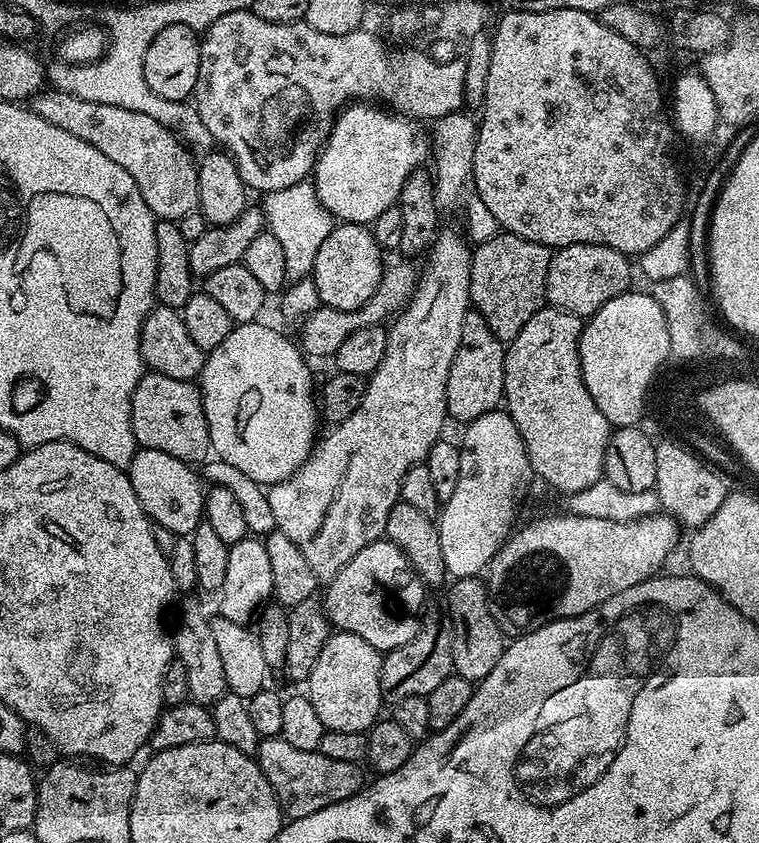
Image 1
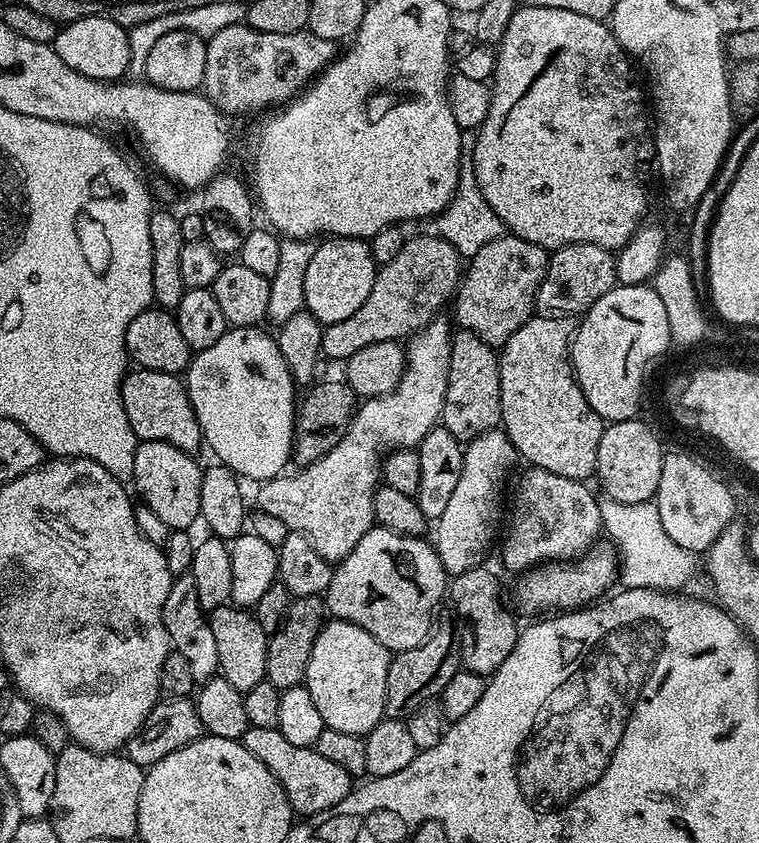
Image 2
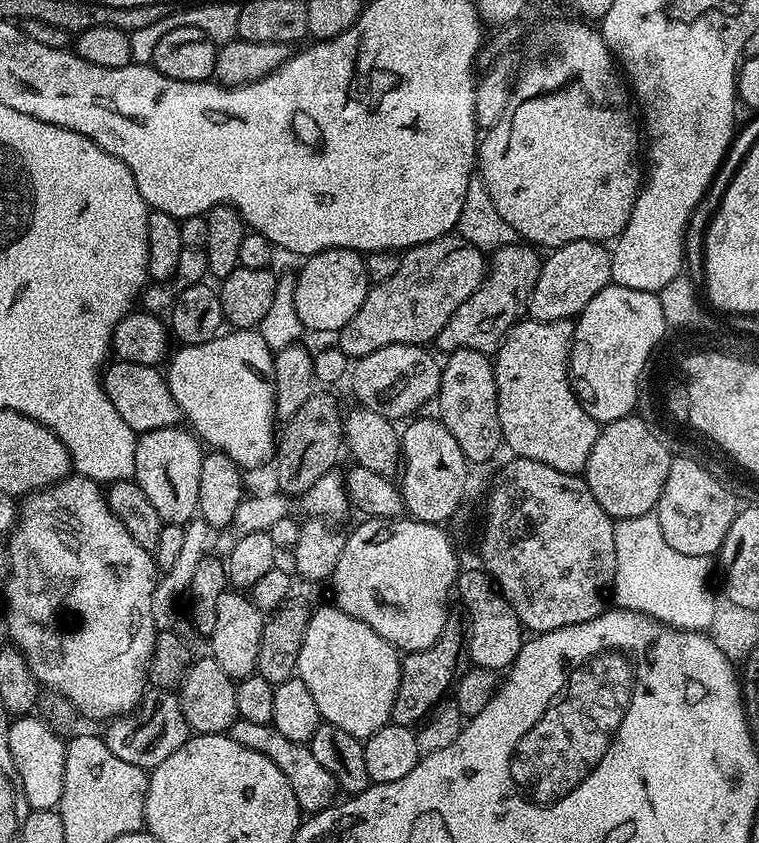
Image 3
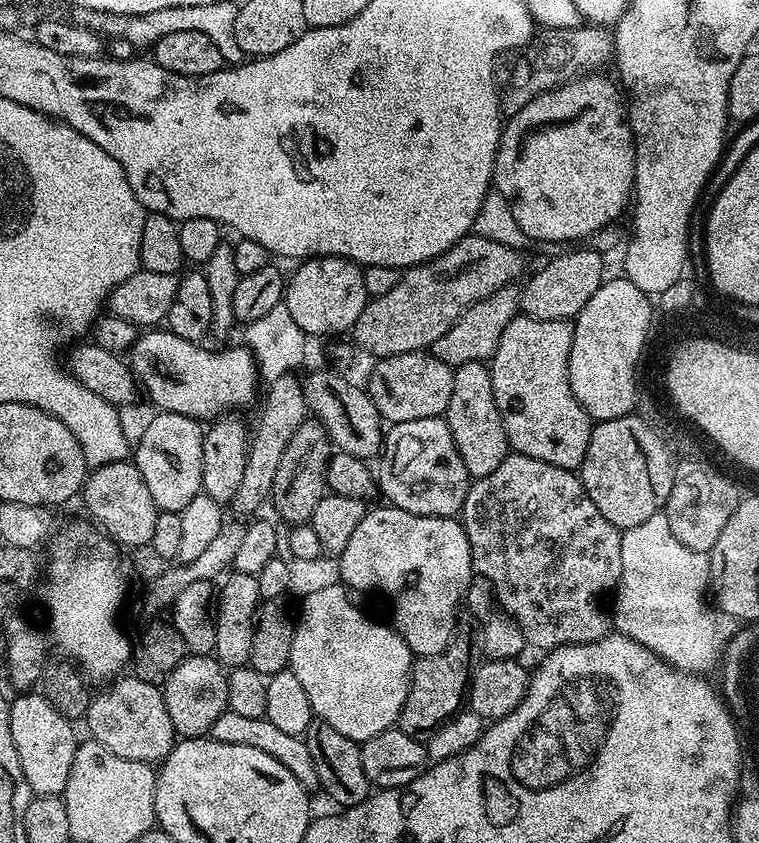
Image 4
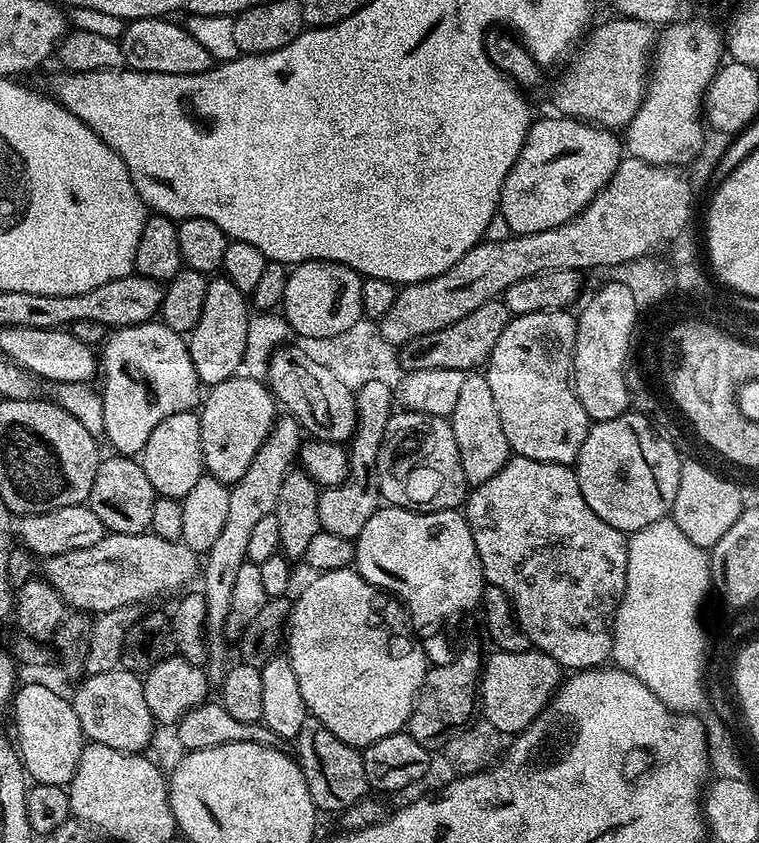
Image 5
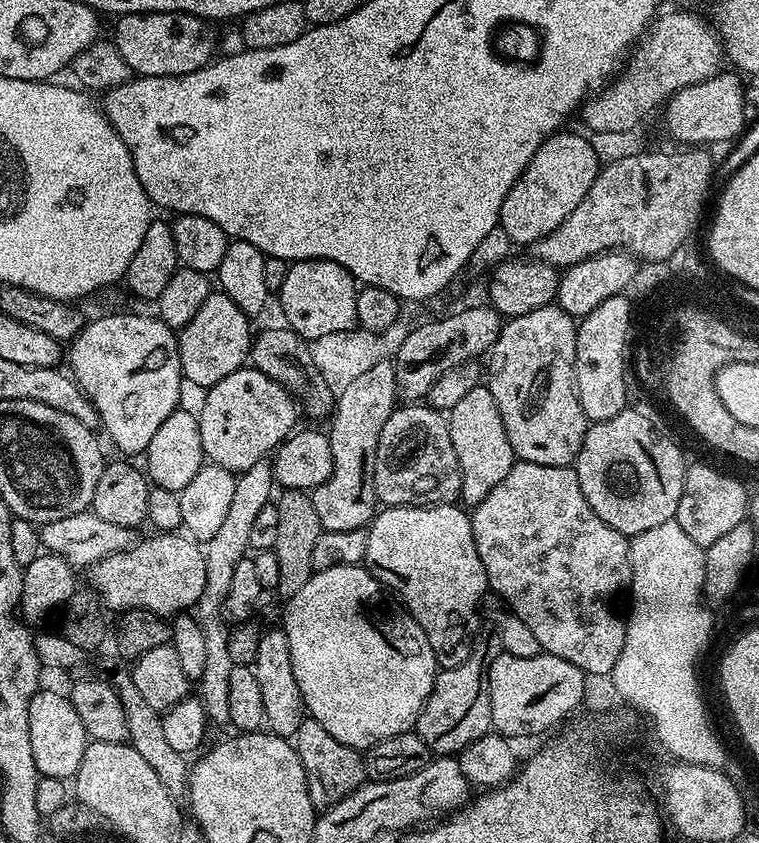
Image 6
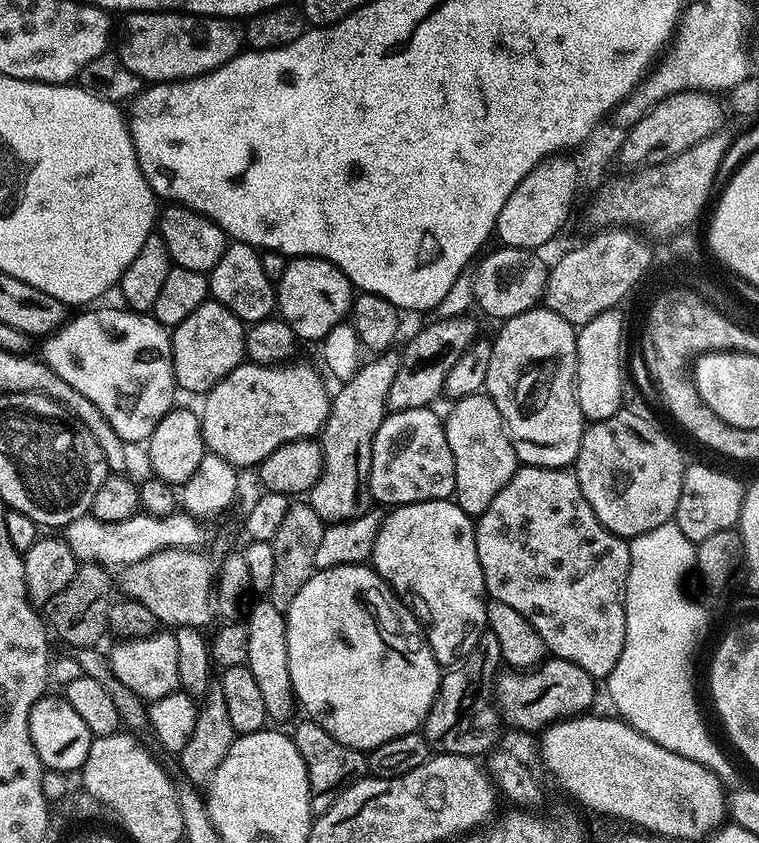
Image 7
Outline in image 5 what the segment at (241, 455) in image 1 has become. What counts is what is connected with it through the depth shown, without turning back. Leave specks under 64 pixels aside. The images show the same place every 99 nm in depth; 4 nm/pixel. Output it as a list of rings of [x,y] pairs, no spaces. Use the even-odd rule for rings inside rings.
[[[162,322],[117,327],[102,345],[102,380],[103,376],[103,435],[108,436],[109,442],[116,447],[113,449],[122,456],[135,457],[137,454],[143,453],[146,442],[150,438],[154,426],[158,426],[158,422],[170,418],[170,414],[175,412],[195,409],[198,404],[198,396],[196,400],[198,381],[194,362],[188,353],[187,339],[181,333],[170,330],[170,326],[166,326]]]

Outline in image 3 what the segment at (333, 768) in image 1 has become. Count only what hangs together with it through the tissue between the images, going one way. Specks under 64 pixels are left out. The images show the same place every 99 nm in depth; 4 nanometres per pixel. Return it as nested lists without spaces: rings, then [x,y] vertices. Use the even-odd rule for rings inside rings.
[[[239,718],[232,723],[226,734],[234,742],[238,742],[238,746],[246,746],[250,750],[270,758],[270,762],[274,762],[274,766],[278,766],[278,770],[282,770],[282,774],[286,774],[286,782],[290,782],[290,786],[294,790],[294,798],[298,798],[301,813],[311,814],[321,812],[323,808],[333,807],[338,796],[334,778],[318,763],[318,758],[314,758],[314,754],[308,749],[307,744],[290,742],[290,738],[278,734],[278,730],[271,723],[246,722]]]

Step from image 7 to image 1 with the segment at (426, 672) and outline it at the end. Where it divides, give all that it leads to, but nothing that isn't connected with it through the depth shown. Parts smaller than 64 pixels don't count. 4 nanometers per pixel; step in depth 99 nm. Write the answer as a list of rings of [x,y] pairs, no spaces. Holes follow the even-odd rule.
[[[336,630],[328,637],[326,646],[322,646],[322,654],[318,654],[318,662],[314,662],[314,670],[306,681],[308,701],[314,710],[318,710],[318,718],[322,718],[325,729],[367,733],[376,723],[381,715],[381,659],[382,654],[377,648],[358,638],[358,634]]]

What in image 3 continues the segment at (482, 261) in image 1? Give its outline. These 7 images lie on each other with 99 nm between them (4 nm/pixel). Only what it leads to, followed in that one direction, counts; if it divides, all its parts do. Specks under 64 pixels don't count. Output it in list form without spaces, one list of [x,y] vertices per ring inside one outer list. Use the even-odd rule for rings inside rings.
[[[527,242],[495,249],[490,256],[488,275],[478,290],[474,290],[474,294],[470,294],[454,314],[450,314],[450,322],[446,322],[436,336],[435,347],[440,347],[444,354],[457,352],[459,348],[495,353],[508,331],[527,313],[528,299],[538,282],[541,263],[541,253]]]

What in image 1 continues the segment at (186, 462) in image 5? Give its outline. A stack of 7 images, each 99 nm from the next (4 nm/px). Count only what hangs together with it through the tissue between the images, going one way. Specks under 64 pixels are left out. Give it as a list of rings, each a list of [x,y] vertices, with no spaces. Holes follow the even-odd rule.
[[[137,447],[126,471],[130,478],[130,486],[134,486],[134,494],[138,494],[138,502],[142,510],[153,525],[166,526],[166,530],[170,530],[178,538],[191,537],[197,526],[204,520],[206,488],[197,469],[191,464],[174,458],[174,454]]]

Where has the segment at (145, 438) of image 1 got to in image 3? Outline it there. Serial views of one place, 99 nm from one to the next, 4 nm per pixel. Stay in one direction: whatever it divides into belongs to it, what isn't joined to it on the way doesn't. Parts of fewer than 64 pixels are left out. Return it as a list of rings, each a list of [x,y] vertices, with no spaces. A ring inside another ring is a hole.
[[[113,359],[103,369],[102,383],[106,398],[114,402],[114,410],[118,410],[122,422],[126,422],[126,426],[130,426],[130,430],[137,434],[175,428],[181,423],[180,407],[178,402],[174,402],[174,394],[170,394],[165,373],[159,367]]]

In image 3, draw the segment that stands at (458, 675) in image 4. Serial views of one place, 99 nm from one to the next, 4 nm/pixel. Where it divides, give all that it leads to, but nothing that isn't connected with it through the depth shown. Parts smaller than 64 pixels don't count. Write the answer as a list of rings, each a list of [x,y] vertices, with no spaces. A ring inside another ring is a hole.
[[[449,618],[434,646],[407,653],[401,659],[398,694],[394,698],[391,723],[415,729],[428,713],[449,695],[458,676],[456,667],[460,664],[460,656],[462,660],[466,652],[466,628],[463,623],[461,624],[456,618]]]

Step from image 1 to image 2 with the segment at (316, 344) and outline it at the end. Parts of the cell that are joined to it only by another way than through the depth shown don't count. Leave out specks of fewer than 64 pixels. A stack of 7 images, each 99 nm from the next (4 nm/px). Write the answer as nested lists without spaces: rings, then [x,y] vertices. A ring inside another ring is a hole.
[[[438,234],[432,236],[409,235],[402,246],[402,254],[379,265],[370,295],[350,318],[334,322],[324,328],[320,351],[332,360],[346,362],[365,346],[374,342],[407,341],[418,330],[437,319],[444,303],[455,297],[462,275],[462,257],[450,242]]]

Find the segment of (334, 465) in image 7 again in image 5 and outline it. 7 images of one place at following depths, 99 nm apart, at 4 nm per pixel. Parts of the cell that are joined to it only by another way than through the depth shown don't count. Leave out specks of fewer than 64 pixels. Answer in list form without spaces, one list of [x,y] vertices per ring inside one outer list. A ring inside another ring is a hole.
[[[367,382],[355,389],[356,394],[356,433],[347,445],[348,479],[338,486],[321,491],[318,498],[318,518],[323,531],[338,534],[338,538],[355,541],[362,526],[381,507],[380,483],[376,477],[376,459],[382,446],[386,422],[390,422],[394,411],[394,388],[386,382]]]

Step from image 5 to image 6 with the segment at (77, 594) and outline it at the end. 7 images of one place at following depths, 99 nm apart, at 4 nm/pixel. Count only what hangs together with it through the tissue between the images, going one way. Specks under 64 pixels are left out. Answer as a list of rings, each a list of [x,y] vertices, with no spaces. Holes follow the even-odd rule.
[[[152,534],[149,540],[133,543],[123,552],[115,552],[102,558],[97,564],[87,569],[91,591],[100,598],[105,609],[116,608],[117,613],[129,612],[131,608],[150,610],[165,618],[187,613],[195,609],[202,598],[202,590],[206,584],[206,558],[203,547],[197,541],[184,534]]]

